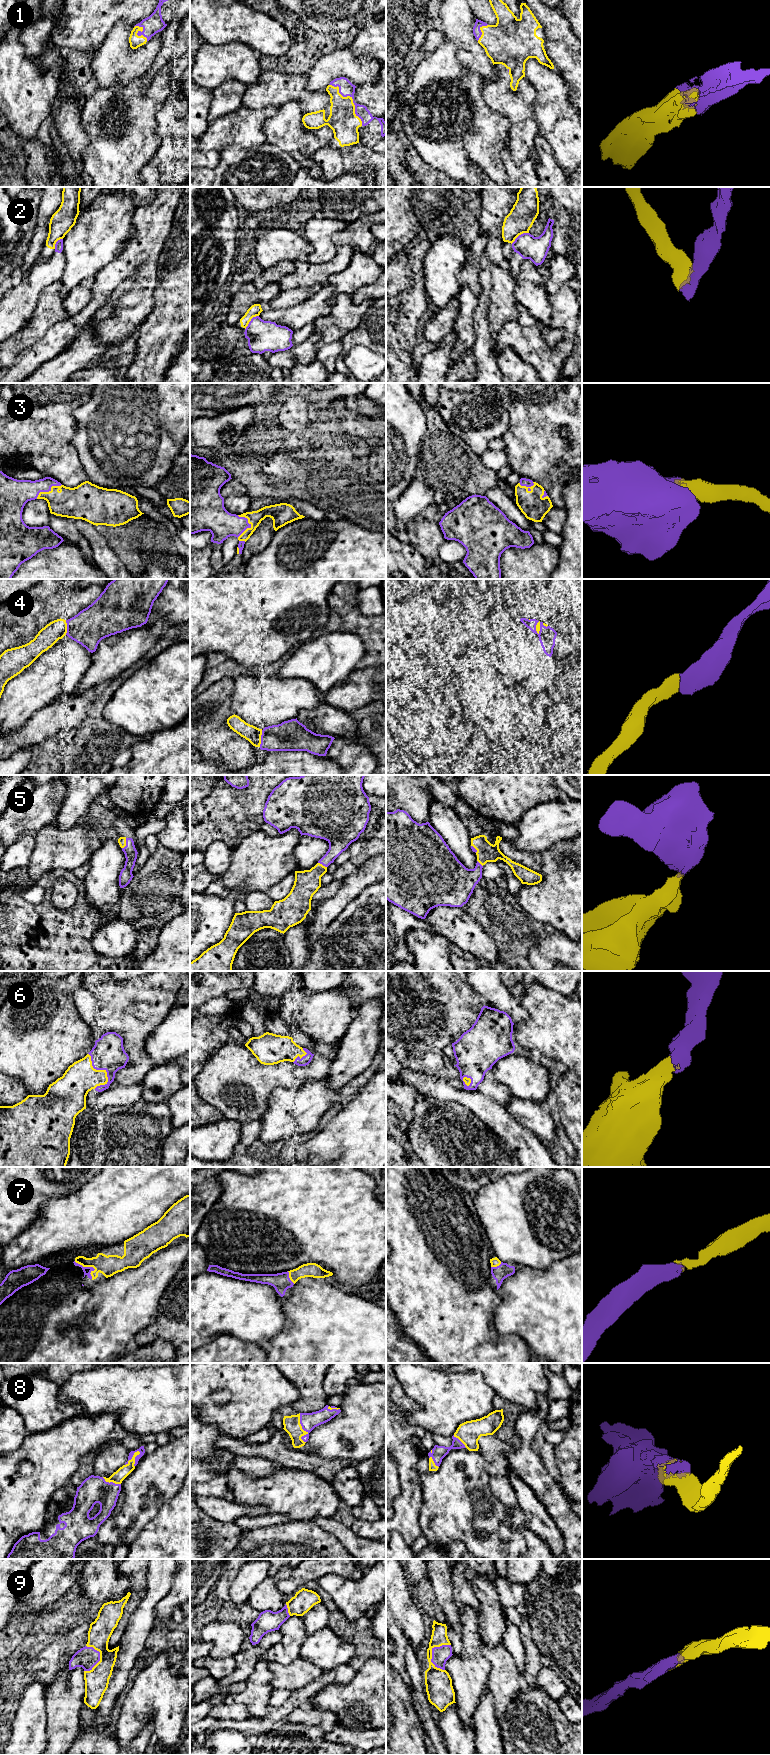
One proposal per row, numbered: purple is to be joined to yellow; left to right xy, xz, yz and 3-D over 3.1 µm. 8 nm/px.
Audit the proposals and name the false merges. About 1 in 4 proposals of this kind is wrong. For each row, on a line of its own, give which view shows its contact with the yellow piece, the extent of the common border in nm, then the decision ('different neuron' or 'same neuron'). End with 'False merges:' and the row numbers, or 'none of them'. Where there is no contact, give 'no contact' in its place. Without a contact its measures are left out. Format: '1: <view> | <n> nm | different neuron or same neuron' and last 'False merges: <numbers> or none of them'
1: xz | 420 nm | same neuron
2: yz | 170 nm | different neuron
3: xz | 190 nm | same neuron
4: xz | 140 nm | same neuron
5: xy | 90 nm | same neuron
6: xy | 300 nm | same neuron
7: xy | 200 nm | same neuron
8: xz | 240 nm | same neuron
9: yz | 220 nm | same neuron
False merges: 2

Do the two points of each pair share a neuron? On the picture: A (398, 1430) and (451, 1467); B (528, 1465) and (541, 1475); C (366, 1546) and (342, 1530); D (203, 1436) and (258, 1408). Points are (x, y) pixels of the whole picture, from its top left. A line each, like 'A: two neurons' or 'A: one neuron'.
A: two neurons
B: one neuron
C: one neuron
D: two neurons

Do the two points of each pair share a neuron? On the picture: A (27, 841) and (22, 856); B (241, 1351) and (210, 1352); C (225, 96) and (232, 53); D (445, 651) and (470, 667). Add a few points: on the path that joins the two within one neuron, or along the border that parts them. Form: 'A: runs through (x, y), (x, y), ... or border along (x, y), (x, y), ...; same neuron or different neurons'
A: runs through (24, 845), (22, 852); same neuron
B: runs through (233, 1352), (218, 1352); same neuron
C: border along (247, 85), (235, 81), (225, 81), (212, 90); different neurons
D: border along (462, 658), (459, 662); different neurons

